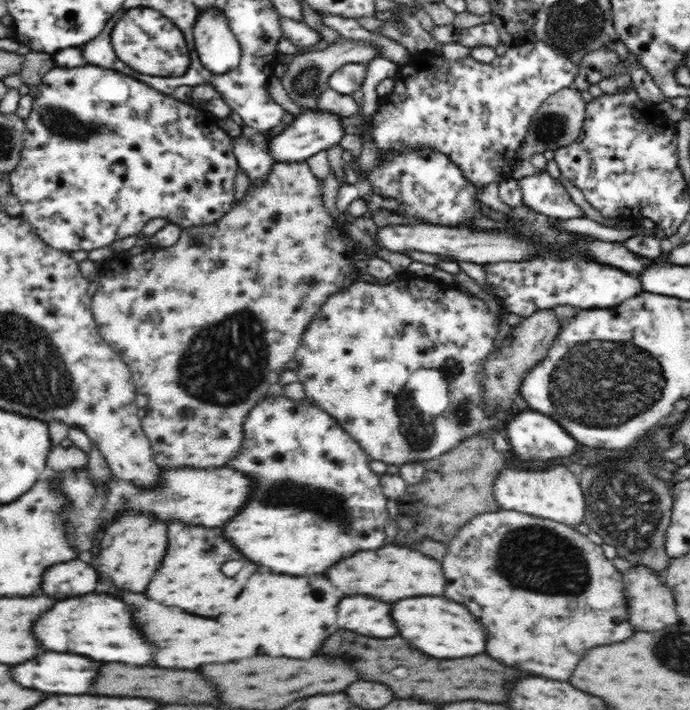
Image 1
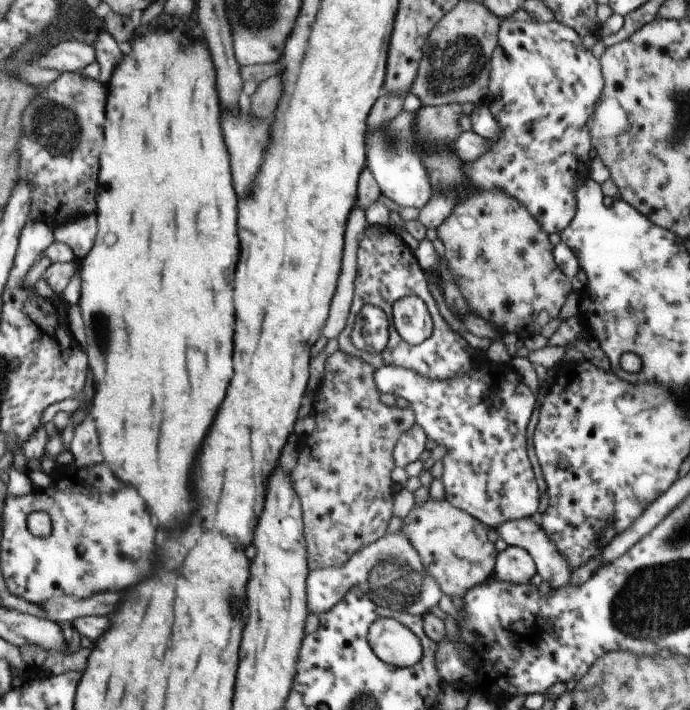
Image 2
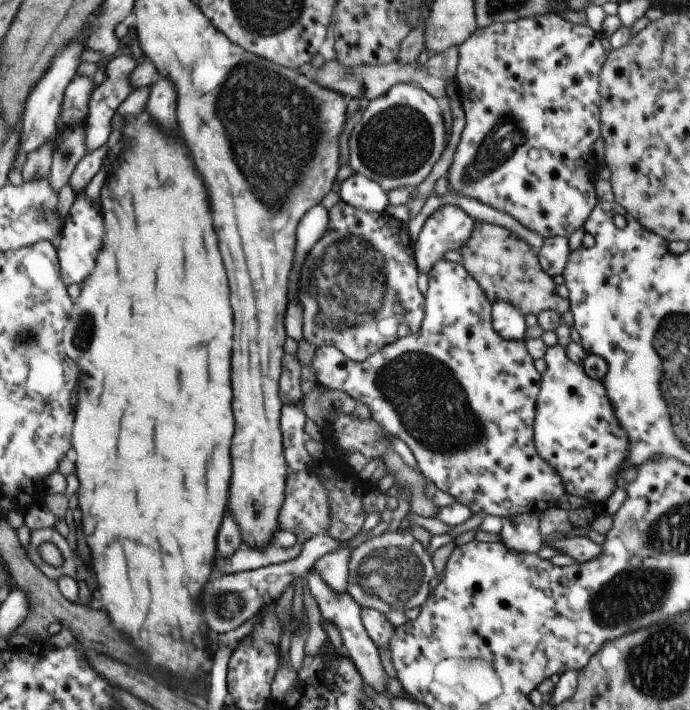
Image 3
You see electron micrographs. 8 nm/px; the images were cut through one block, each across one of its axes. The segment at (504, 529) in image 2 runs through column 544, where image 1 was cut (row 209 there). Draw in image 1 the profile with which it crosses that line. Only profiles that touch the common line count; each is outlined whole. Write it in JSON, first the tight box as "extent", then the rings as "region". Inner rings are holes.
{"extent":[518,169,587,220],"region":[[[546,169],[538,170],[536,174],[521,178],[518,181],[522,198],[526,207],[556,220],[587,218],[586,214],[572,201],[570,195],[558,179],[554,179]]]}

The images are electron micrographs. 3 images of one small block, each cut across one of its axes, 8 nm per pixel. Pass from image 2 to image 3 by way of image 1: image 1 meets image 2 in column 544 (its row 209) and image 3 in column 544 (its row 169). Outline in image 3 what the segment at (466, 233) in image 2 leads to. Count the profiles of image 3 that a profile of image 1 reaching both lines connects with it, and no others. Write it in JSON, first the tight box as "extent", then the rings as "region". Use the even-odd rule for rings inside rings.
{"extent":[459,220,566,317],"region":[[[481,220],[475,221],[472,236],[459,248],[459,254],[461,264],[464,264],[464,268],[493,304],[507,302],[521,316],[532,314],[536,317],[539,312],[548,310],[557,311],[559,314],[564,311],[566,297],[555,294],[552,277],[535,264],[535,256],[527,248],[527,243],[506,228]]]}

